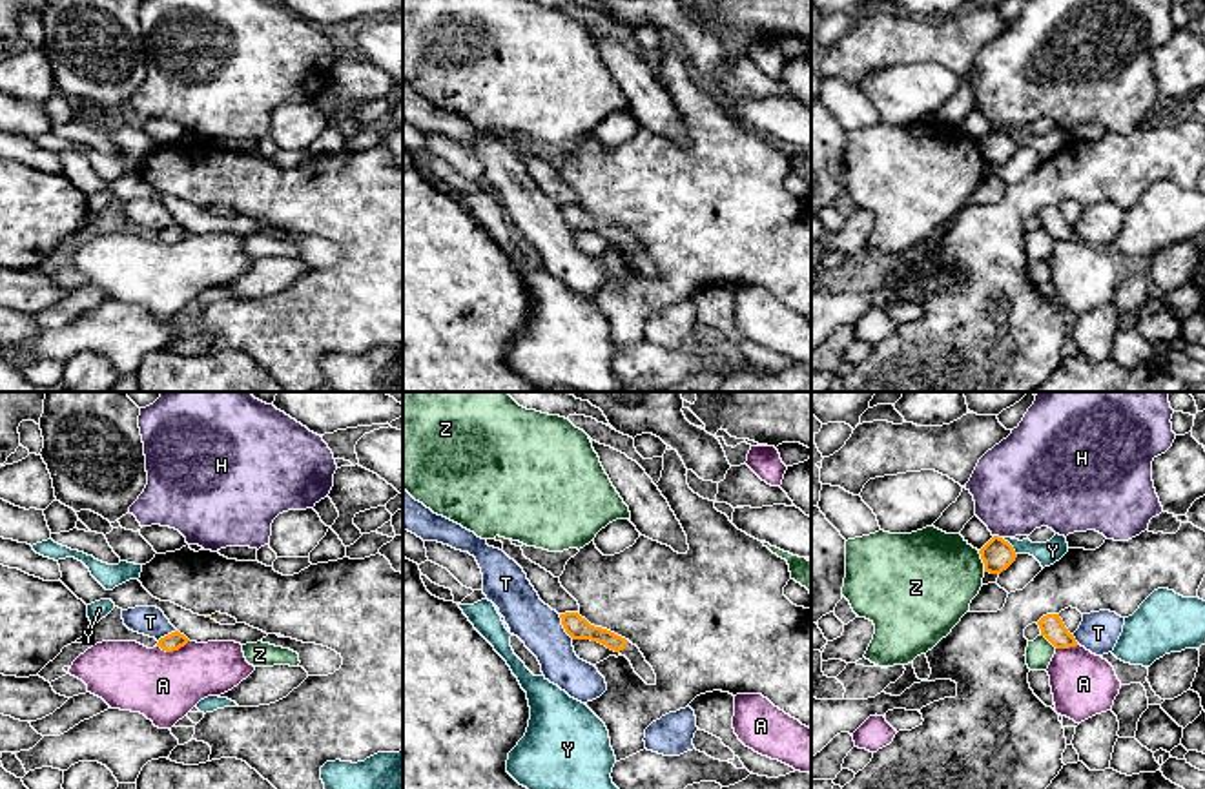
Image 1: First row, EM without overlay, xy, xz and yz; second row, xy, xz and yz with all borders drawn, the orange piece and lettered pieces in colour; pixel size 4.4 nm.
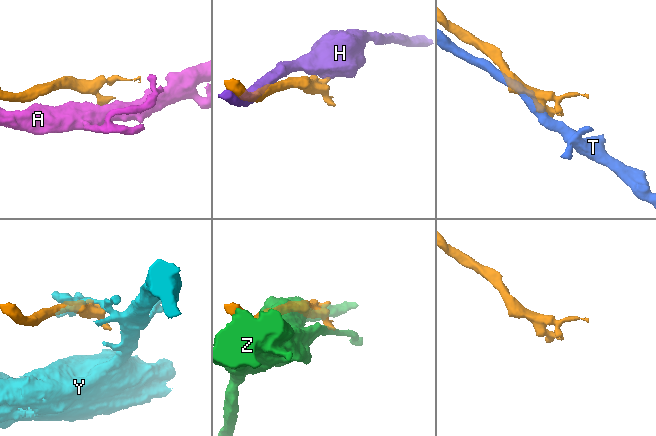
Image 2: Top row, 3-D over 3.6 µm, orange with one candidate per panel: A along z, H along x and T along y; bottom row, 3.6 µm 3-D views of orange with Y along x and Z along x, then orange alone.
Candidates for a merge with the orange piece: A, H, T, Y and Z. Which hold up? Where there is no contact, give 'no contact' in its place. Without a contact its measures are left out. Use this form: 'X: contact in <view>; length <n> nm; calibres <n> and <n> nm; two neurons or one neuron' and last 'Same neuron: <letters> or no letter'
A: contact in xy; length 150 nm; calibres 80 and 300 nm; two neurons
H: contact in yz; length 40 nm; calibres 140 and 400 nm; two neurons
T: contact in xz; length 130 nm; calibres 100 and 190 nm; two neurons
Y: contact in yz; length 100 nm; calibres 140 and 100 nm; two neurons
Z: contact in yz; length 100 nm; calibres 140 and 420 nm; two neurons
Same neuron: no letter

